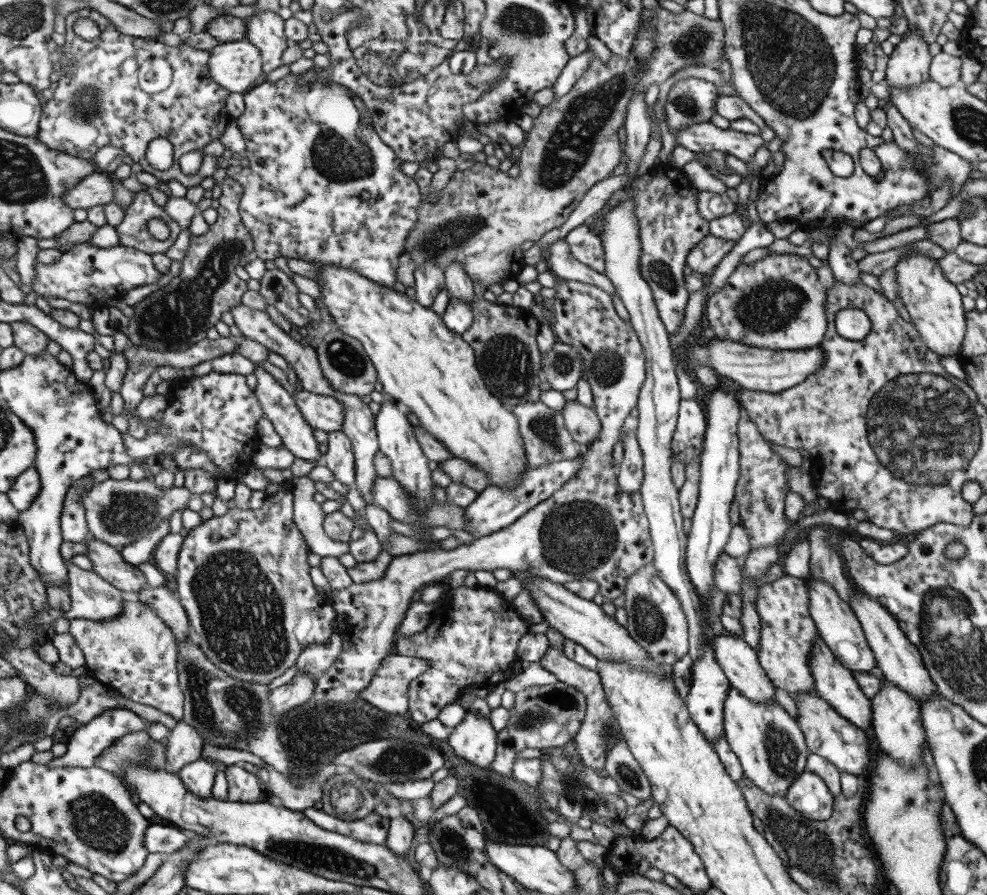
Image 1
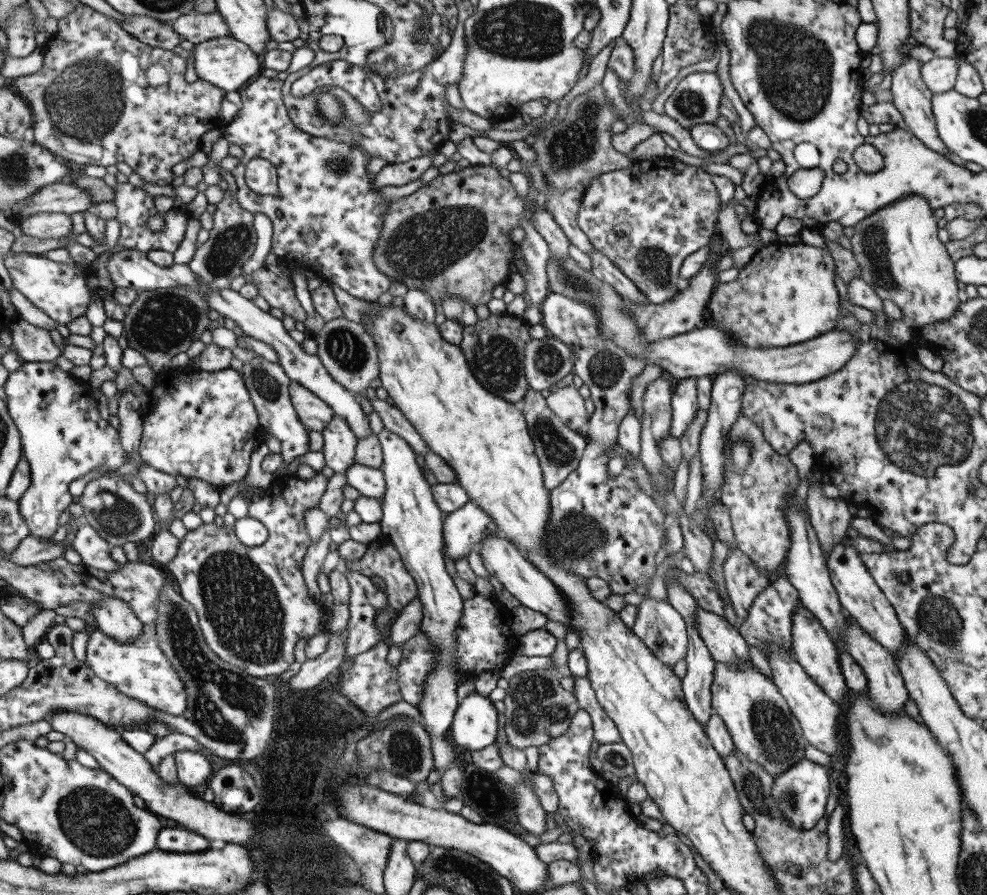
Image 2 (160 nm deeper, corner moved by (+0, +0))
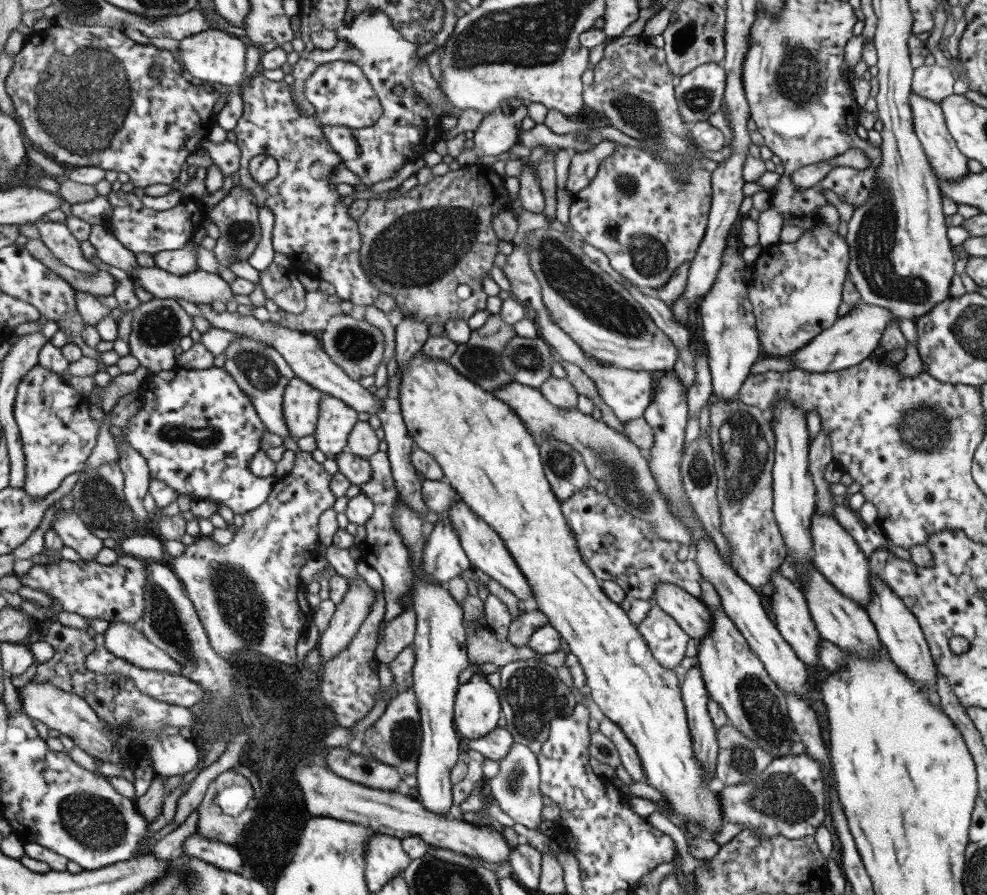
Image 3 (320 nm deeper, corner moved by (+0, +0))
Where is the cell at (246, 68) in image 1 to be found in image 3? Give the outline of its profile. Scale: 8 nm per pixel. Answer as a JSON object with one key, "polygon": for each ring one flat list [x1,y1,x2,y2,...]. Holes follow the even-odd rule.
{"polygon":[[213,29,201,32,197,36,185,38,179,44,178,49,182,54,184,68,192,76,199,78,203,83,210,83,216,87,230,87,231,85,248,82,247,79,243,79,245,70,247,70,247,66,245,66,247,64,245,62,246,43,247,40,243,38,234,37,225,31]]}

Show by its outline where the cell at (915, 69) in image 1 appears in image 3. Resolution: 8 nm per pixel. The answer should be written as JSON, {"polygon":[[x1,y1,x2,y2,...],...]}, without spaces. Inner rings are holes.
{"polygon":[[912,92,908,99,909,110,911,110,913,132,919,139,923,154,926,156,927,162,930,164,936,178,938,178,938,180,948,180,949,182,954,182,954,180,963,178,968,173,968,158,964,154,961,154,955,141,951,138,949,131,946,130,939,105,926,98,921,98]]}

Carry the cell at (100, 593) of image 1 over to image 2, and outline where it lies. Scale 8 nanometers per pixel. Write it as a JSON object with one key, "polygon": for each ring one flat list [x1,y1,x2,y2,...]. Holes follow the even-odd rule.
{"polygon":[[107,597,99,605,91,605,90,611,96,616,97,627,119,642,136,642,144,633,145,623,141,622,133,613,131,606,123,599]]}

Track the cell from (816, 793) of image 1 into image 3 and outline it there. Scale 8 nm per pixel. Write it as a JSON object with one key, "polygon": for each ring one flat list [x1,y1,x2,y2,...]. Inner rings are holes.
{"polygon":[[803,753,773,757,760,774,748,783,724,786,718,792,718,800,723,821,736,822,743,829,752,830,759,838,781,835,787,840,795,840,812,836,825,818,825,786,821,777,821,767,816,760]]}

